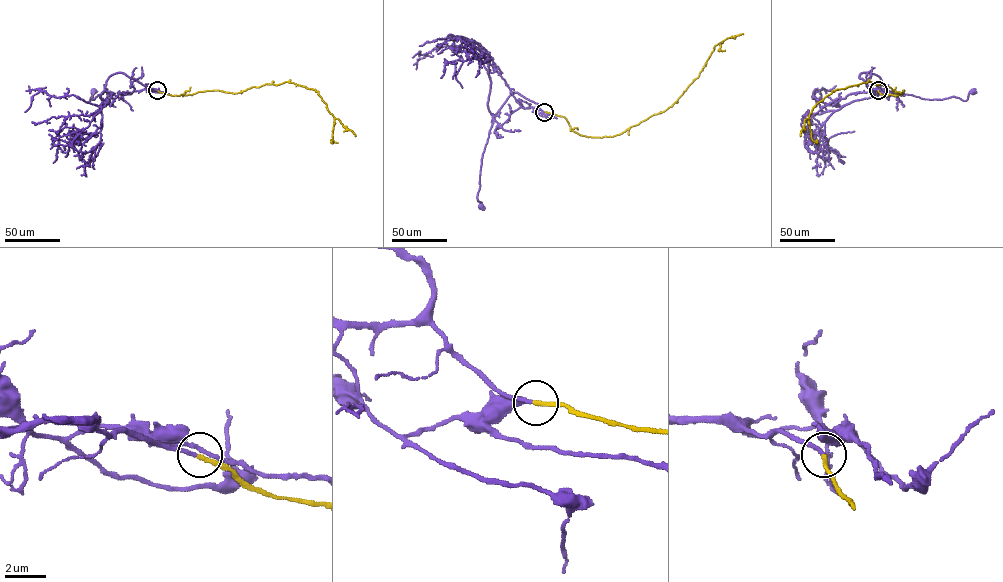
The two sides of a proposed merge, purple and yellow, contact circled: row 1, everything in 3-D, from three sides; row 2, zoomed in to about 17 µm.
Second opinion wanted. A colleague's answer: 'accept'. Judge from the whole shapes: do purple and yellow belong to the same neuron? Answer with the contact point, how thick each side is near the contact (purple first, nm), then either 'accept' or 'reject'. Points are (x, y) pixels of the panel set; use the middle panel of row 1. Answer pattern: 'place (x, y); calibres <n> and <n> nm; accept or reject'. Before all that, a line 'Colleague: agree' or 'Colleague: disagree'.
Colleague: agree
place (544, 112); calibres 200 and 220 nm; accept

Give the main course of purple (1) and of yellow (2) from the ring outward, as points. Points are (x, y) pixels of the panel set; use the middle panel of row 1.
1: (544, 112), (517, 92), (492, 114), (493, 122), (482, 158), (477, 196), (480, 205)
2: (544, 112), (564, 116), (580, 135), (619, 134), (671, 106), (715, 45), (721, 42), (725, 50)

